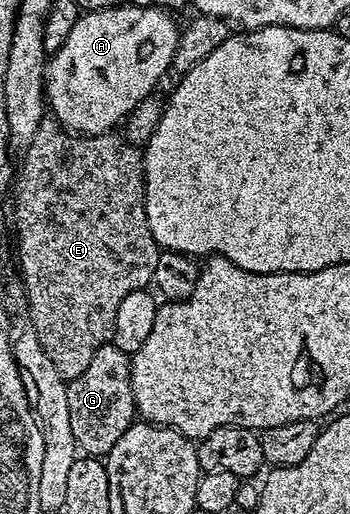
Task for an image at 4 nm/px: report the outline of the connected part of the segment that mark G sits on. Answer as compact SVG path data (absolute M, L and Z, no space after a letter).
M113 343L104 344L88 363L87 370L67 384L72 433L83 454L105 458L112 447L116 447L116 439L120 439L136 420L130 359L131 354L120 351L120 347Z

